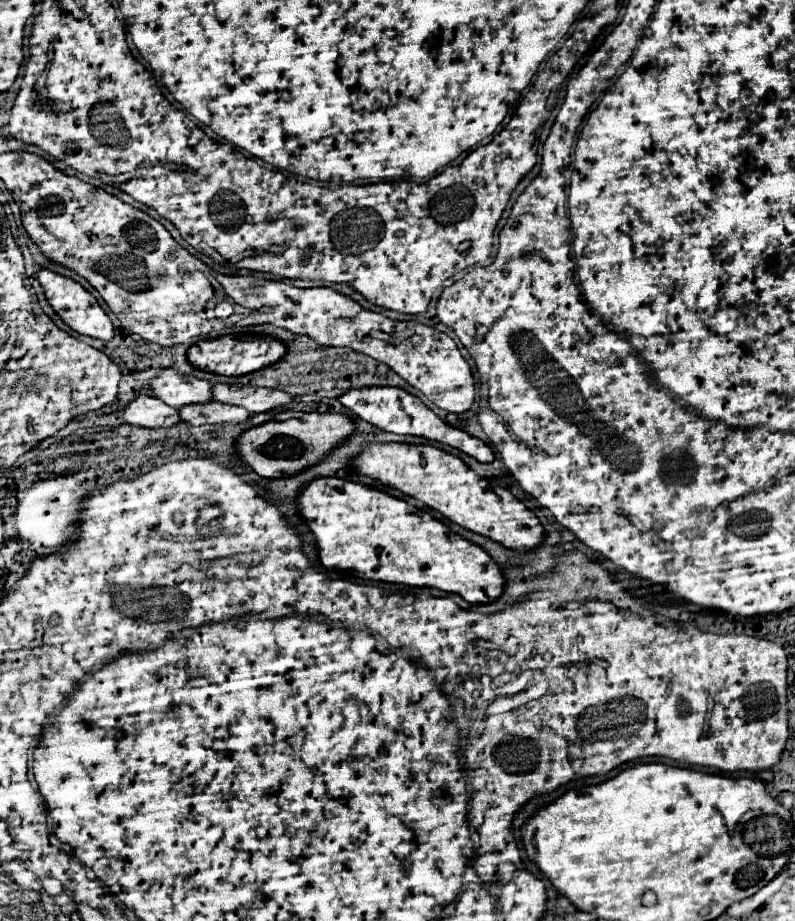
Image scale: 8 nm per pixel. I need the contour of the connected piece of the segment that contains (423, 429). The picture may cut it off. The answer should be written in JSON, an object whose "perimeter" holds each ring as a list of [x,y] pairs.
{"perimeter":[[[364,387],[364,389],[352,389],[352,391],[346,391],[338,397],[338,401],[348,409],[352,411],[354,415],[358,415],[360,419],[376,425],[378,429],[382,431],[390,431],[390,433],[398,433],[398,435],[416,435],[416,437],[424,437],[424,439],[432,439],[432,441],[438,441],[438,443],[444,443],[444,445],[450,445],[454,449],[460,449],[464,453],[468,453],[470,457],[474,457],[476,461],[482,461],[482,463],[490,463],[494,459],[494,453],[492,449],[476,439],[476,437],[470,437],[466,431],[458,429],[458,427],[452,427],[448,423],[444,423],[434,411],[430,411],[418,397],[406,393],[404,389],[400,387]]]}

